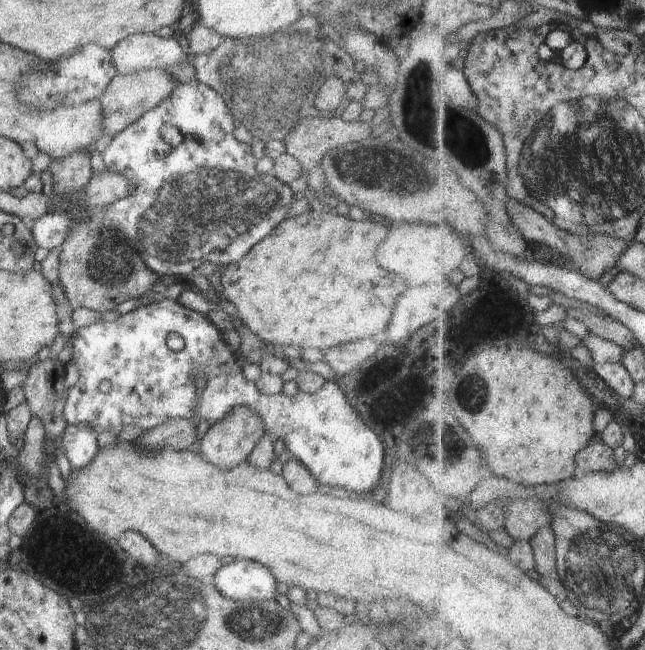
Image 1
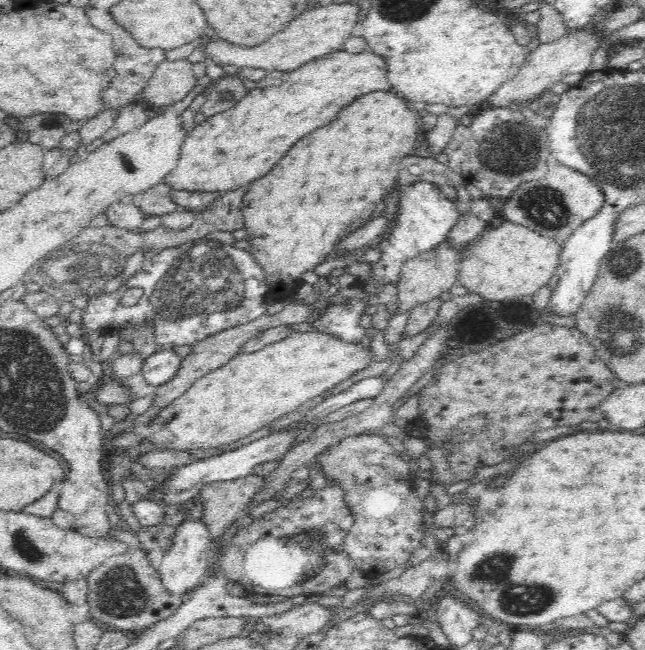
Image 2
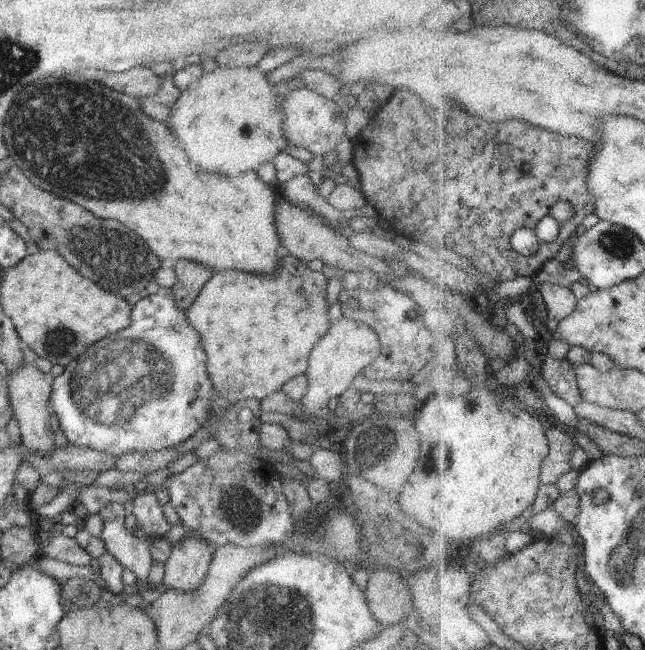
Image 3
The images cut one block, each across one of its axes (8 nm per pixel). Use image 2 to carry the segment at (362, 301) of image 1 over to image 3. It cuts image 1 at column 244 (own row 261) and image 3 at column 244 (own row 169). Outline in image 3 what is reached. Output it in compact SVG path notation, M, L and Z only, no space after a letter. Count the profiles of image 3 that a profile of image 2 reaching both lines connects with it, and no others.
M285 250L282 253L281 262L277 269L276 277L256 278L254 274L244 274L244 272L222 272L222 274L214 274L206 285L202 288L202 292L198 294L198 298L185 311L188 325L200 336L202 340L202 348L208 356L207 374L210 376L212 387L218 397L223 397L230 403L236 403L245 399L255 399L262 401L264 398L271 396L274 392L279 392L292 378L307 373L308 360L314 346L328 333L330 328L329 320L329 304L326 301L328 279L322 272L313 272L307 268L302 261L292 258Z

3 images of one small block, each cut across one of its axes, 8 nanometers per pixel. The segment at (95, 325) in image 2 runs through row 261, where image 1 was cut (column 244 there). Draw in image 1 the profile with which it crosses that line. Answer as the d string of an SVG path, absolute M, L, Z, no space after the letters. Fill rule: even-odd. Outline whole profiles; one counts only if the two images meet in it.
M200 81L176 82L172 94L162 96L158 106L145 112L101 148L106 170L126 176L134 184L134 192L112 202L110 206L85 207L74 214L66 211L33 220L29 229L34 242L38 247L49 251L59 249L66 240L66 234L72 230L74 220L80 218L92 230L116 230L118 236L138 252L144 264L160 277L174 274L190 277L206 261L218 266L240 262L252 246L288 219L290 206L300 195L294 194L292 188L280 182L276 176L270 173L265 175L256 170L257 159L252 154L250 144L238 141L233 134L233 119L220 94L206 84ZM166 124L174 126L182 134L183 140L178 146L162 139L162 128Z

